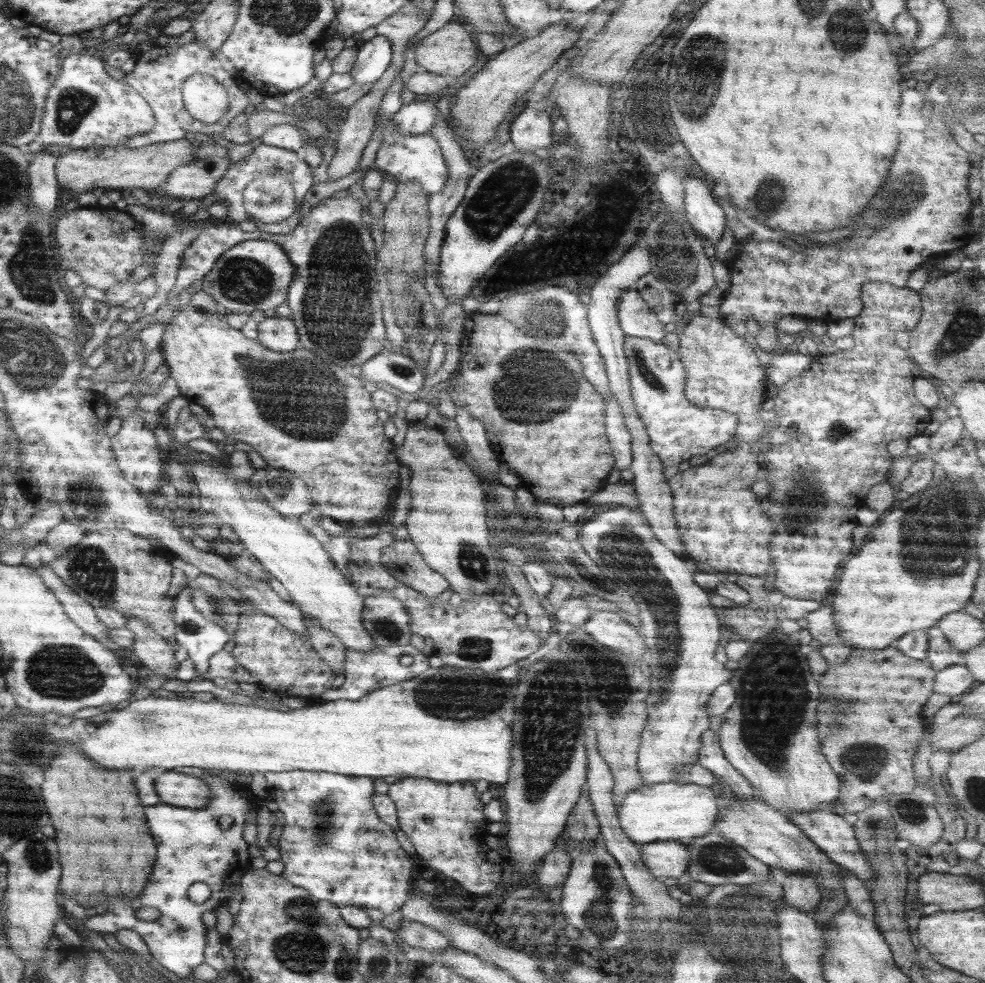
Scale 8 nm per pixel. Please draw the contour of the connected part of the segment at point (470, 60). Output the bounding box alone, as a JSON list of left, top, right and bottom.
[412,22,476,78]

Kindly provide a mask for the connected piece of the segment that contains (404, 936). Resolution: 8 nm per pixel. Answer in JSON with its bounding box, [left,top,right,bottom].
[394,918,450,954]

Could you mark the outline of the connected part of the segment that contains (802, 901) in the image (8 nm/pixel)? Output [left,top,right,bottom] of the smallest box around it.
[776,873,821,913]

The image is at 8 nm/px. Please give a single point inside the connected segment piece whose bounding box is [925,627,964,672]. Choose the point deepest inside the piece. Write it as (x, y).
(940, 653)

